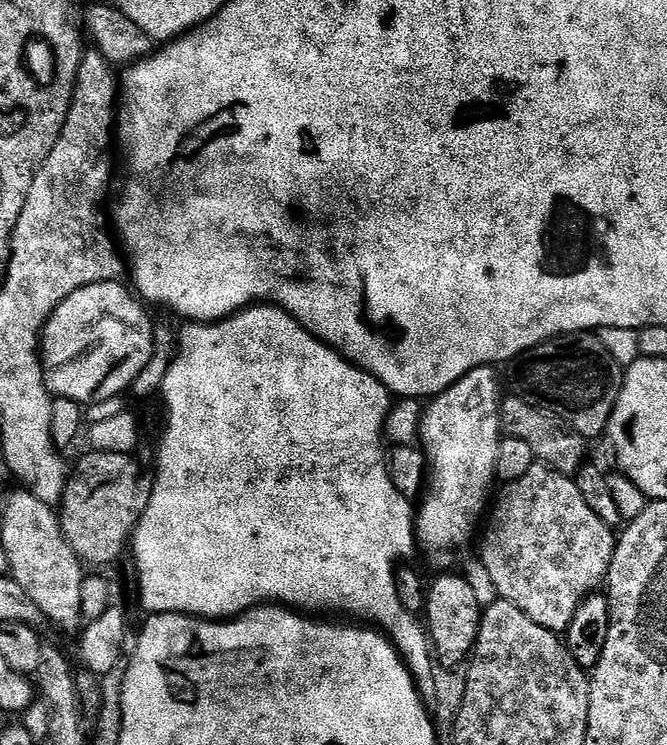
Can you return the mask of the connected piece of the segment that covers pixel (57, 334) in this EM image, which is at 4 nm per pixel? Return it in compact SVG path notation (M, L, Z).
M107 280L82 286L82 290L74 290L70 298L63 300L58 310L54 310L54 314L48 319L48 325L42 333L42 359L44 379L48 381L48 390L53 397L76 400L80 405L91 406L115 396L124 396L131 389L134 378L142 374L146 362L152 360L154 320L148 317L149 309L122 285L123 283Z

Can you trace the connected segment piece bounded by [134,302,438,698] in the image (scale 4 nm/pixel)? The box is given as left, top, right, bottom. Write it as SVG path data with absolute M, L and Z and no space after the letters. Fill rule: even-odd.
M257 302L249 307L240 309L239 312L232 316L226 317L224 320L214 320L211 322L188 322L183 325L178 332L178 343L176 346L176 356L172 359L170 366L170 374L166 374L166 382L162 389L162 401L168 407L168 425L164 428L164 437L160 440L160 453L156 456L156 476L154 475L154 483L152 485L152 497L146 506L146 510L142 514L142 518L136 524L134 533L134 548L136 544L136 568L140 571L140 604L145 608L145 613L155 614L157 612L177 612L178 614L186 614L187 616L199 616L202 620L231 620L238 616L243 616L252 608L258 608L262 604L278 604L281 606L289 606L294 610L308 610L304 608L325 608L328 612L349 612L352 616L365 616L365 621L371 622L377 629L383 631L384 635L392 641L394 647L400 651L400 655L404 658L404 663L408 669L412 671L416 678L416 687L420 689L421 696L425 698L435 697L436 694L436 669L437 661L434 659L434 649L430 643L430 637L426 631L425 625L420 624L415 615L406 611L402 606L402 602L398 598L398 590L396 589L396 573L398 571L399 562L403 556L411 554L415 548L418 548L418 537L416 534L416 516L414 515L414 504L407 496L403 496L398 490L398 486L394 486L394 478L391 470L388 468L390 461L389 453L384 452L384 444L386 445L386 437L384 435L384 423L390 414L394 397L388 391L388 387L378 378L374 378L366 370L362 370L352 361L347 360L341 352L331 348L328 344L323 344L320 339L312 332L308 332L302 327L296 319L289 314L284 308L279 308L271 302Z

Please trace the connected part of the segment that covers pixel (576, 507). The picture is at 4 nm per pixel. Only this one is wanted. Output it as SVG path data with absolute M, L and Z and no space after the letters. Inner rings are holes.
M538 462L526 470L522 478L505 483L503 487L504 493L495 497L494 507L486 520L488 529L480 544L484 572L496 587L495 595L499 599L514 602L514 606L530 614L538 626L546 626L546 630L557 634L567 633L580 604L607 581L617 537L586 504L575 479L556 472L547 464Z

